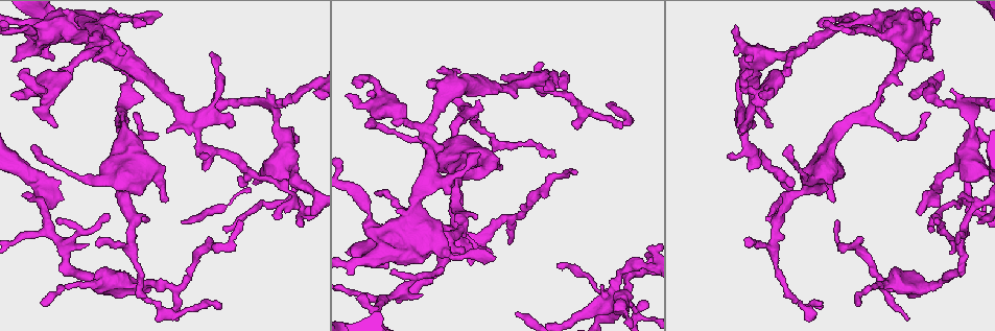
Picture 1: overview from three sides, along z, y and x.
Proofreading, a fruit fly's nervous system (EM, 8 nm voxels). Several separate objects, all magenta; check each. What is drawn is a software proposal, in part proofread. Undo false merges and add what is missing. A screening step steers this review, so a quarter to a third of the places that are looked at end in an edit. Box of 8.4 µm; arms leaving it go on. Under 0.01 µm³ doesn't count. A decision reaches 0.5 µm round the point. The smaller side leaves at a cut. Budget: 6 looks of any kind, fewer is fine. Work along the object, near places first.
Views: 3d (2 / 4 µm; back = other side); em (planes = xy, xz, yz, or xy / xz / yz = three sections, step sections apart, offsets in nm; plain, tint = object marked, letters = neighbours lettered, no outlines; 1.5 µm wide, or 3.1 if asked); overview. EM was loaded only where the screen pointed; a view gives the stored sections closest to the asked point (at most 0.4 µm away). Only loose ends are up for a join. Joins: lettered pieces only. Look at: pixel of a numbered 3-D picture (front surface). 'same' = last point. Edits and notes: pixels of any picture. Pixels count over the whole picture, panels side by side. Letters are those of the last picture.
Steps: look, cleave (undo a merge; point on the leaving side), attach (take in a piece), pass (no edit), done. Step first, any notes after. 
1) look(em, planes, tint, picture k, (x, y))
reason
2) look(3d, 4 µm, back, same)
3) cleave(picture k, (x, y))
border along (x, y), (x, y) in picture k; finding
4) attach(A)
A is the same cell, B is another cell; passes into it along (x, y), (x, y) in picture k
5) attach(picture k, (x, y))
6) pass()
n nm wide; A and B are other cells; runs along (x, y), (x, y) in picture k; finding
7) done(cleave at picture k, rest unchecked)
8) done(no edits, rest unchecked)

look(3d, 4 µm, picture 1, (43, 205))
abrupt turn

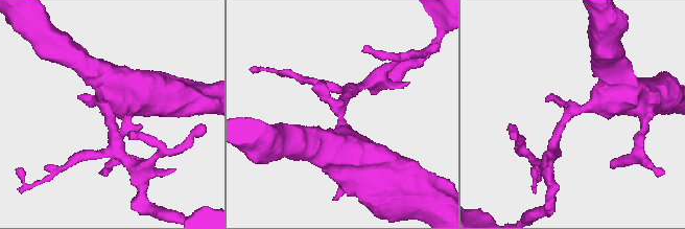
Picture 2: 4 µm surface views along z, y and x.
look(em, planes, tint, picture 2, (106, 113))

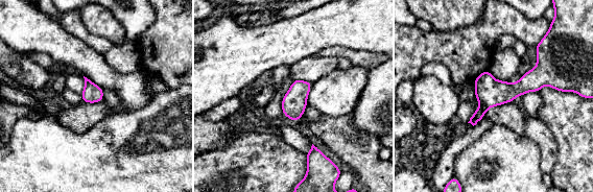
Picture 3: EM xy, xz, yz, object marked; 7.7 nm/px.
look(em, planes, letters, same)

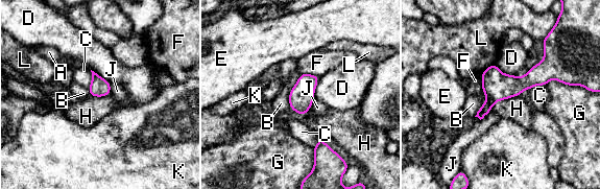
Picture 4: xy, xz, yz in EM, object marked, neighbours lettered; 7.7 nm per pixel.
pass()
B touches over 280 nm; A, B, C, D, E, F, G, H, J, K and L are other cells; border along (519, 95), (498, 100), (489, 112) in picture 4; all the same neuron

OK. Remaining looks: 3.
look(3d, 4 µm, picture 1, (41, 303))
thin end

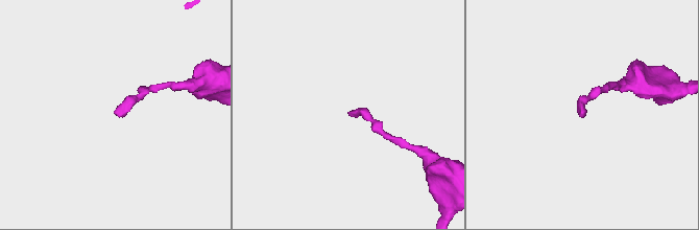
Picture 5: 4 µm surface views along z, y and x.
look(em, 3.1 µm, planes, letters, picture 5, (348, 112))
now the EM

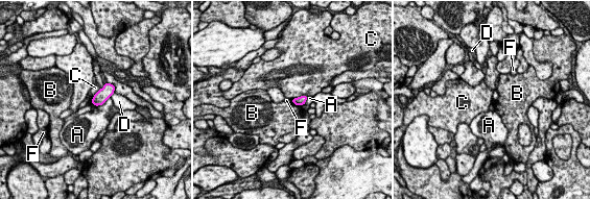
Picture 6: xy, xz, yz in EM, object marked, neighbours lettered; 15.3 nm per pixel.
pass()
140 nm wide; A, B, C, D and F are other cells; border along (306, 94), (290, 99) in picture 6; none of them fits

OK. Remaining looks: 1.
look(em, planes, letters, picture 1, (153, 302))

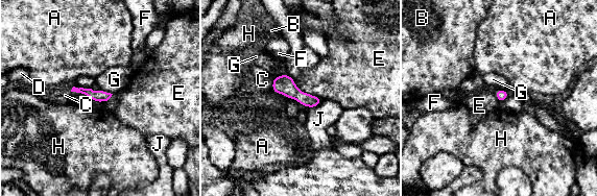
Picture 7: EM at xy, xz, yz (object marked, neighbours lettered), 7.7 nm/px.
pass()
A, B, C, D, E, F, G, H and J are other cells; border along (294, 82), (300, 90), (323, 99) in picture 7; all the same neuron

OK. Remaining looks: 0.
done(no edits, rest unchecked)

